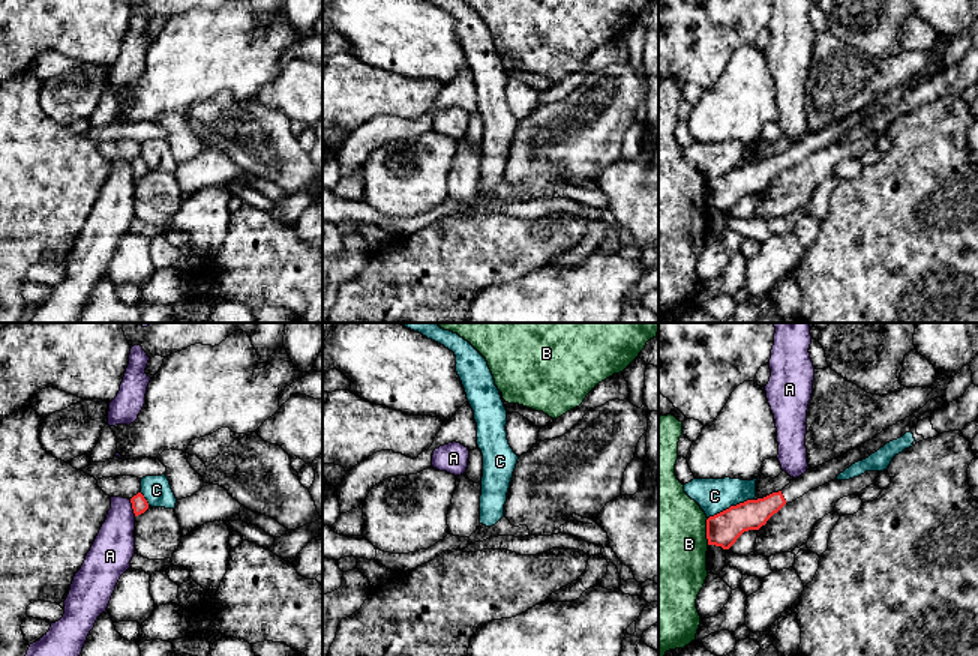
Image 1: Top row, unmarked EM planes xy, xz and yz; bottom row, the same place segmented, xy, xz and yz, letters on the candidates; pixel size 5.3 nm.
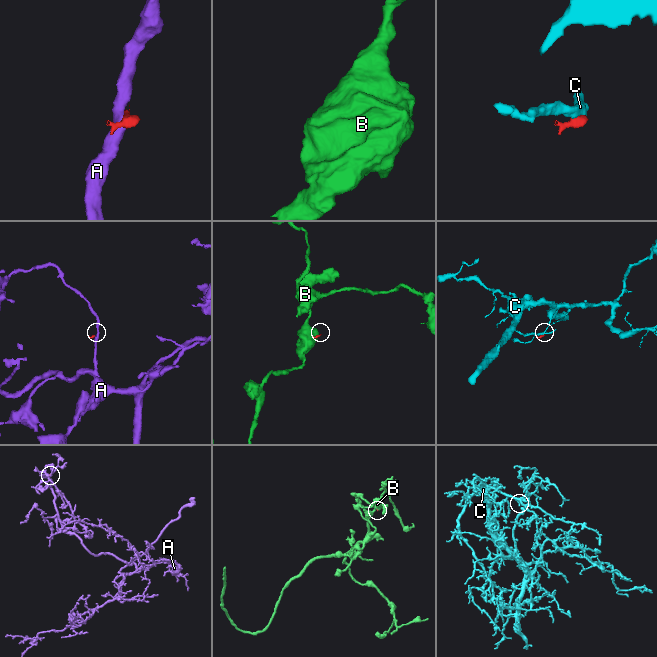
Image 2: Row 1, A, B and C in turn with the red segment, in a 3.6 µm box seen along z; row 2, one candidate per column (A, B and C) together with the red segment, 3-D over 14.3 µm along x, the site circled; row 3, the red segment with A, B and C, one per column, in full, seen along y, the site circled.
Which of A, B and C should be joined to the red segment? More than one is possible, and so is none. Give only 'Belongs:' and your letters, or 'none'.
Belongs: none

